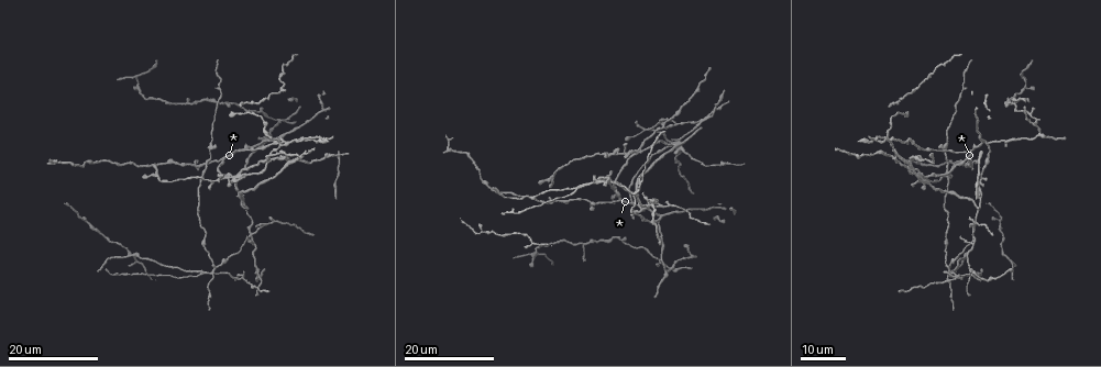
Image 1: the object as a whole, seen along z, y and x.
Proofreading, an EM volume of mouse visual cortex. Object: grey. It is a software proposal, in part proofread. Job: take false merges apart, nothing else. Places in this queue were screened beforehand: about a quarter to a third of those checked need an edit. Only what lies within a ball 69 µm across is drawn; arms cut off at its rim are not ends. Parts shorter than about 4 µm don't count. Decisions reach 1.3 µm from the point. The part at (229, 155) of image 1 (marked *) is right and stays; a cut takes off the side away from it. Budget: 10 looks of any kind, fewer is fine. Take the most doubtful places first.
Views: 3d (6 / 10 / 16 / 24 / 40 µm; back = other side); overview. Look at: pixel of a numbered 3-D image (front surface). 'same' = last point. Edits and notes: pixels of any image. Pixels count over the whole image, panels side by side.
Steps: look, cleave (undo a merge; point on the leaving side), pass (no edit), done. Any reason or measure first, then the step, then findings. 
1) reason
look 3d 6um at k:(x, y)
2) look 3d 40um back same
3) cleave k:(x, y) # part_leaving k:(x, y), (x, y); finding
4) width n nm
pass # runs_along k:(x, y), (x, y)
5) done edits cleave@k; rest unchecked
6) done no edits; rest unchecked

four arms meet
look 3d 24um at 1:(973, 238)

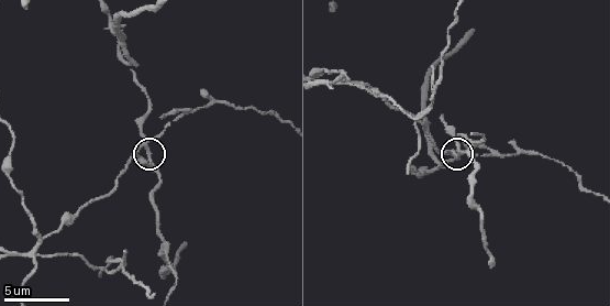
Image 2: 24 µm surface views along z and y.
look 3d 6um at 2:(453, 153)

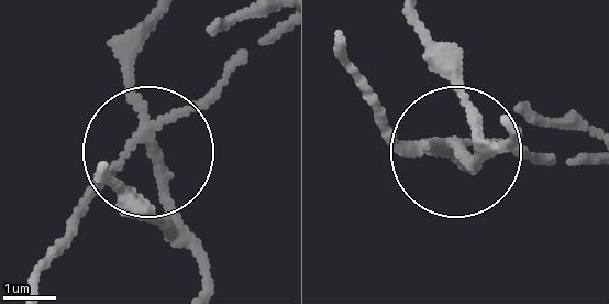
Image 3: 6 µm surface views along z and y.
arms 4
cleave 3:(219, 96) # part_leaving 3:(144, 130), (39, 283); two neurons meet here

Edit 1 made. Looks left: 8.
three-way junction
look 3d 24um at 1:(247, 209)

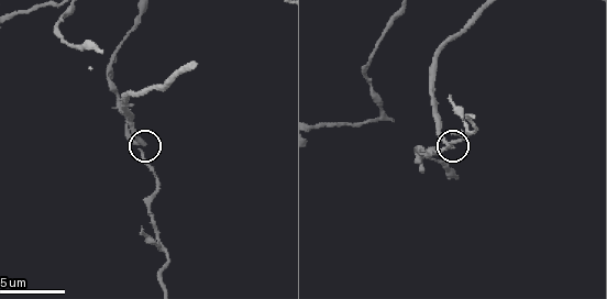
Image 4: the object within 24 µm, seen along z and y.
look 3d 6um same

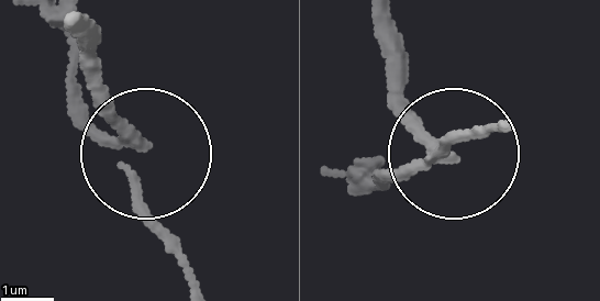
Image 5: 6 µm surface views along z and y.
arms 3
cleave 5:(107, 87) # part_leaving 5:(418, 165), (418, 122), (382, 25); a second neuron is stuck on

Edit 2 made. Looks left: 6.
three-way junction
look 3d 16um at 1:(968, 150)

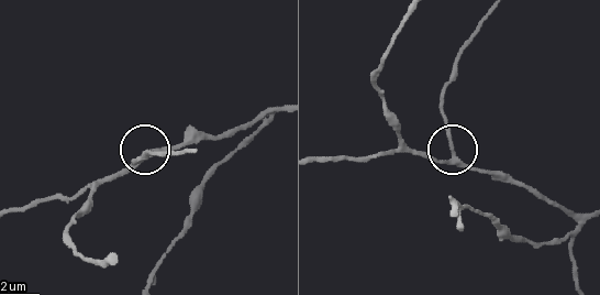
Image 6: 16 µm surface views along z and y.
look 3d 6um at 6:(453, 156)

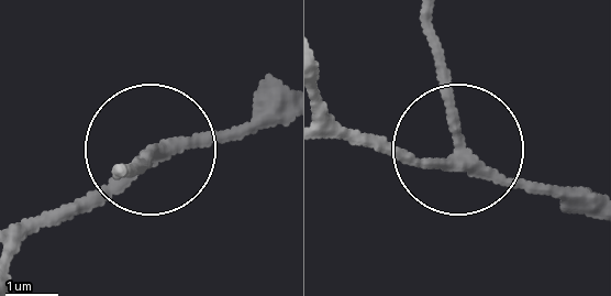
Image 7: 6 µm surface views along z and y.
other side
look 3d 6um back at 7:(462, 144)

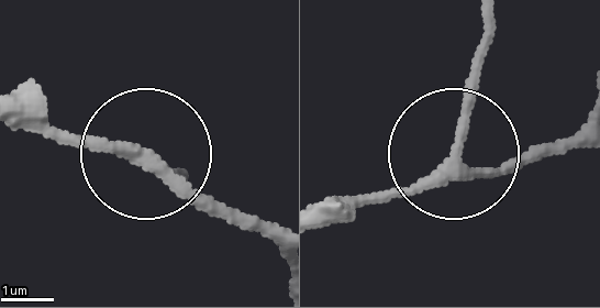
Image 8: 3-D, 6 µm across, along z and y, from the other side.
width 230 nm
pass # runs_along 8:(530, 150), (481, 172), (459, 150), (490, 35); one neuron here

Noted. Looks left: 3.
a fork
look 3d 16um at 1:(660, 219)

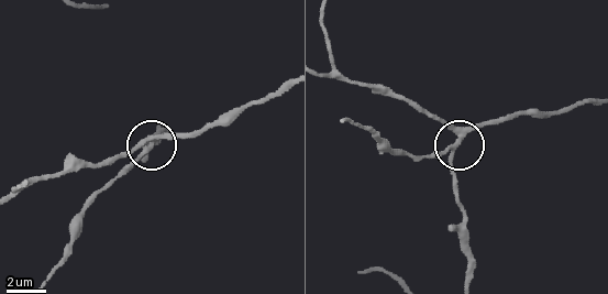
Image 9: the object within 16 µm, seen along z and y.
look 3d 10um at 9:(145, 151)

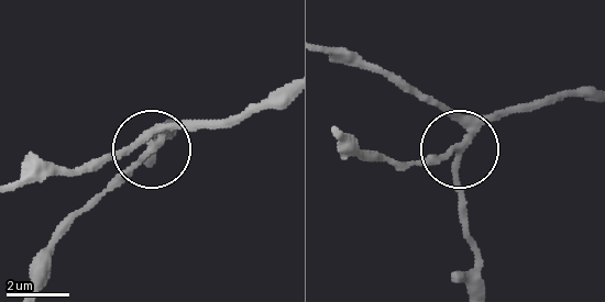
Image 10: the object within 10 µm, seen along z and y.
width 190 nm
pass # runs_along 10:(323, 51), (403, 77), (462, 130), (458, 150), (405, 160); one neuron here

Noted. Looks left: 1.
done edits cleave@3, cleave@5; rest unchecked

